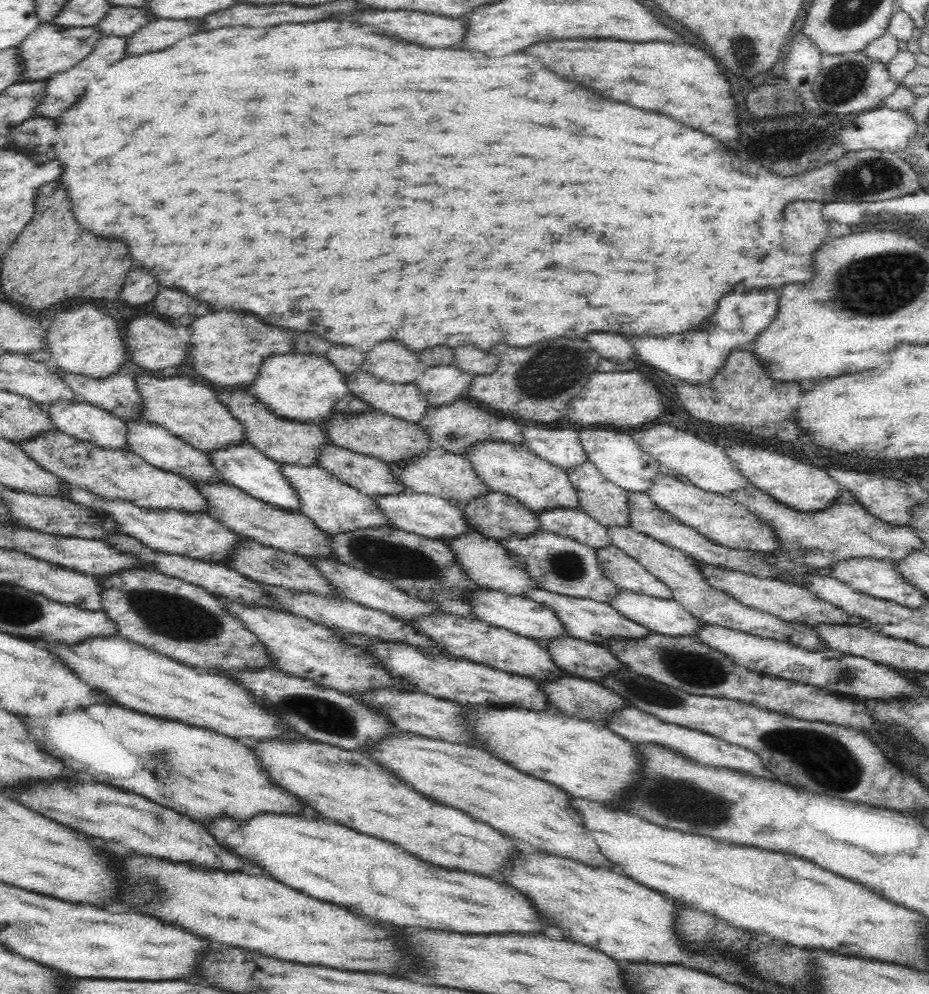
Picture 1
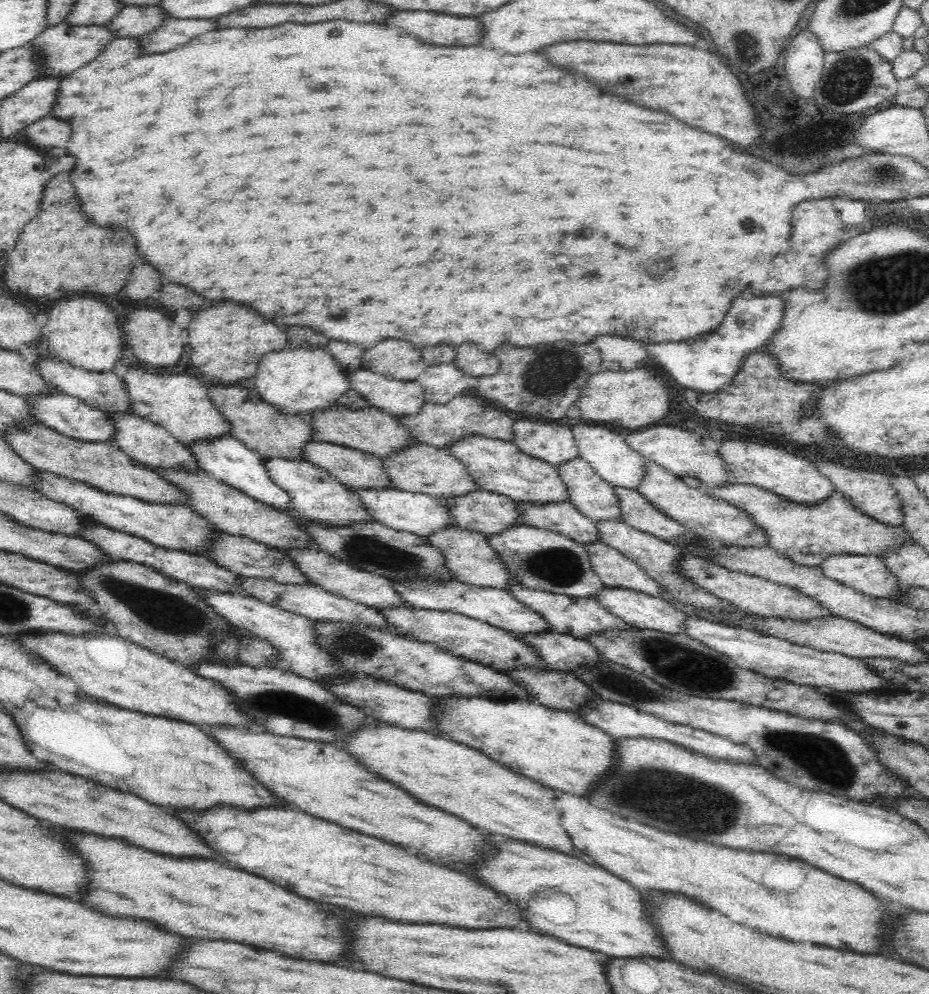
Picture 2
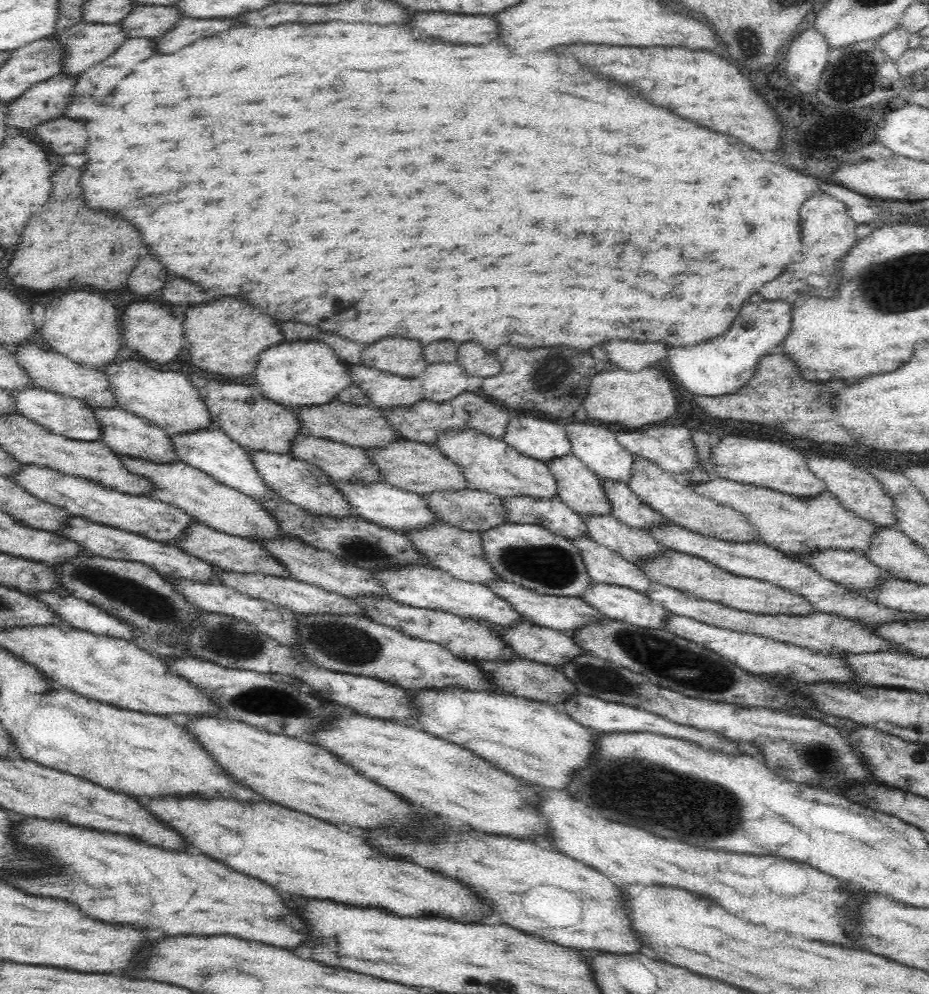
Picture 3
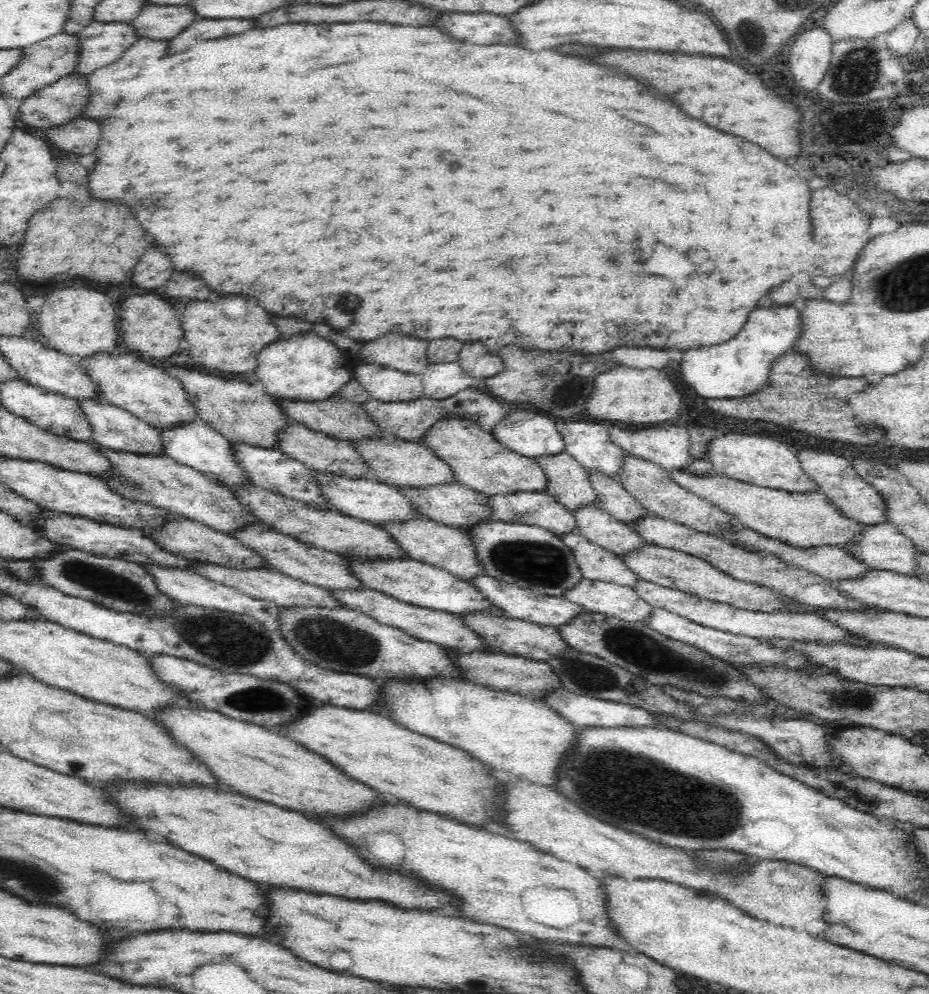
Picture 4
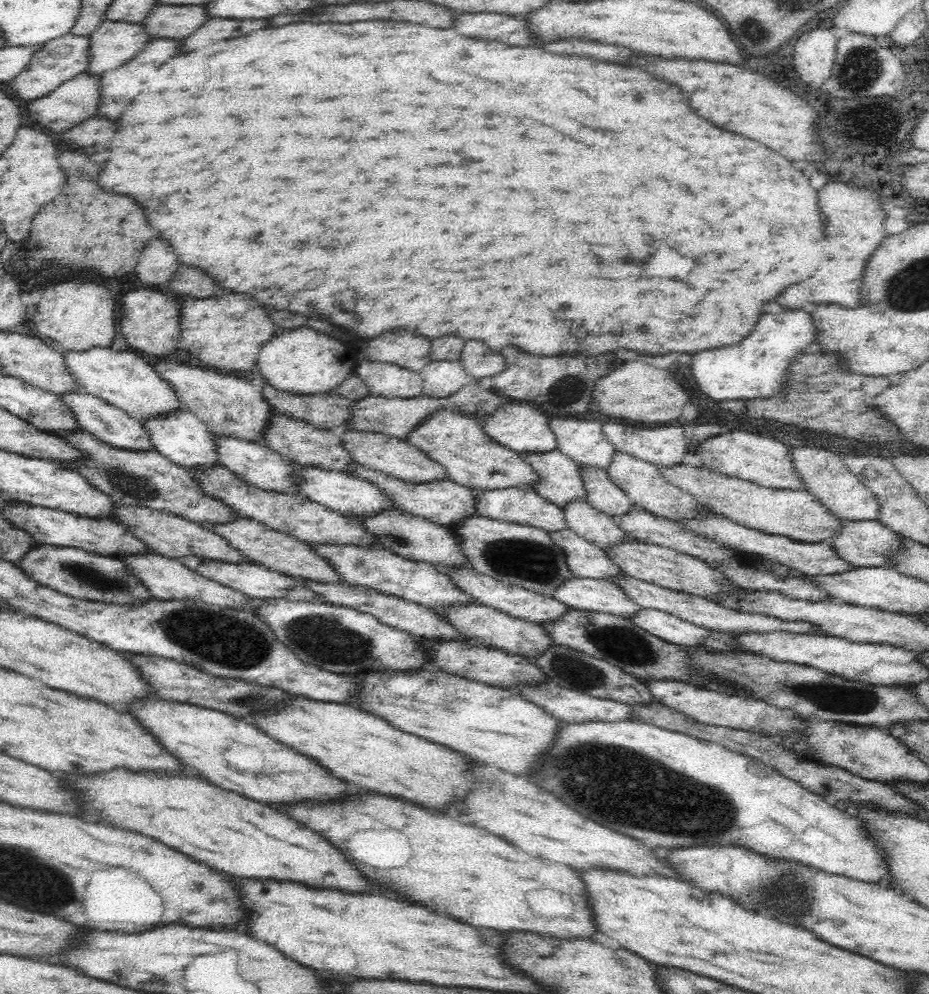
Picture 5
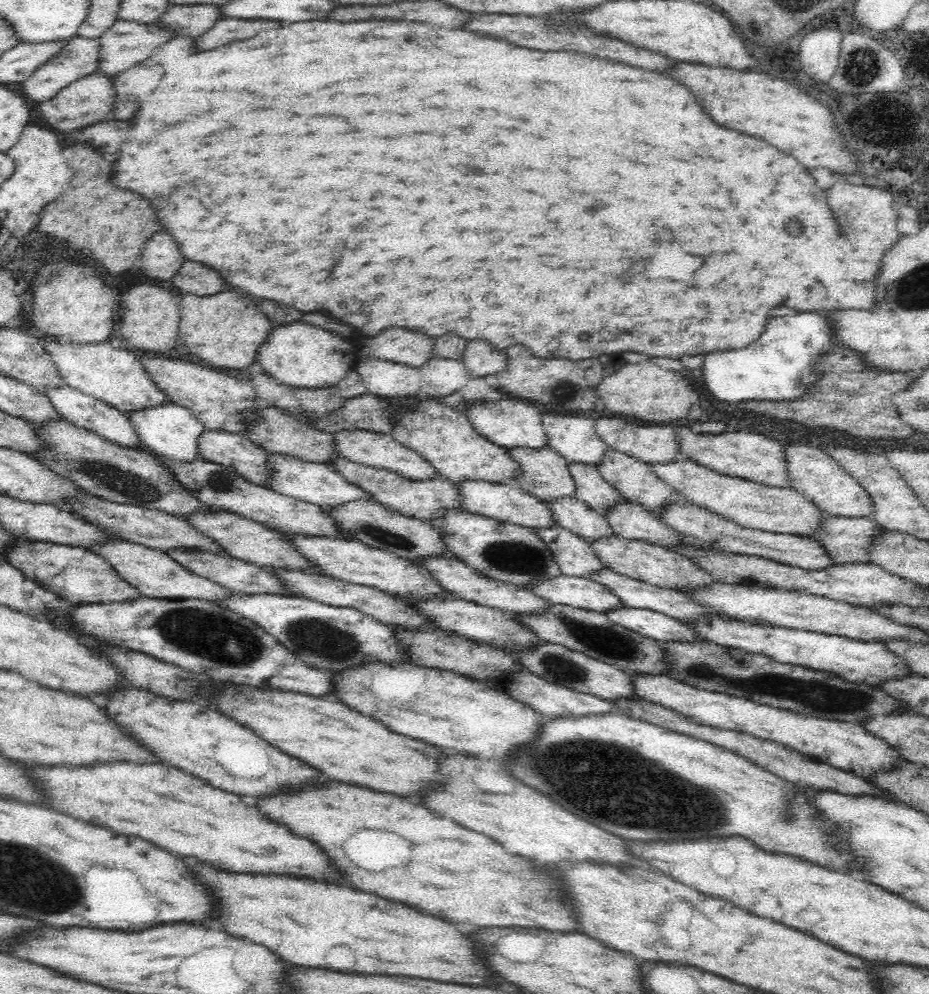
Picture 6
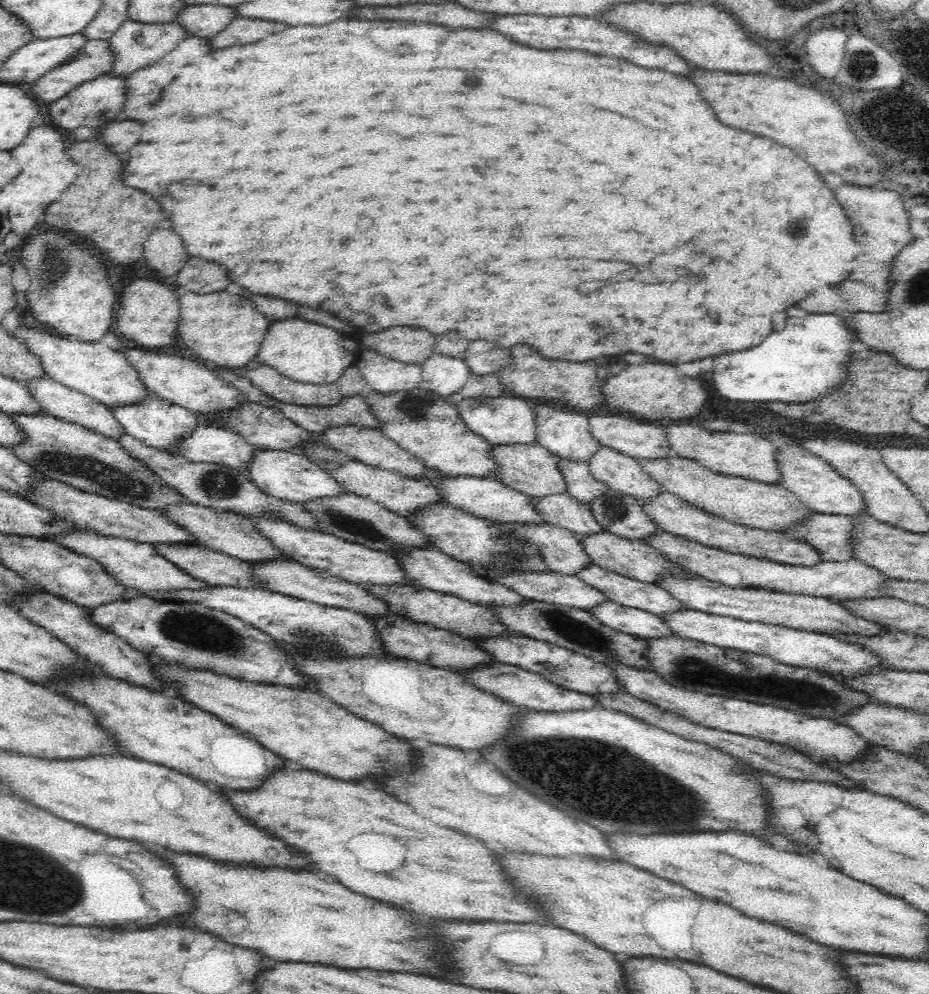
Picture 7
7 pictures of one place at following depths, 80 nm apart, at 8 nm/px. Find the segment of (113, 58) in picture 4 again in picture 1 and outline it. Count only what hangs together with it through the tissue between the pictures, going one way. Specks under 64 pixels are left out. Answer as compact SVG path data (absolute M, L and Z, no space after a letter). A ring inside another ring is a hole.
M43 23L19 44L24 80L46 80L82 62L94 50L95 44L104 37L96 26L68 28L52 23Z

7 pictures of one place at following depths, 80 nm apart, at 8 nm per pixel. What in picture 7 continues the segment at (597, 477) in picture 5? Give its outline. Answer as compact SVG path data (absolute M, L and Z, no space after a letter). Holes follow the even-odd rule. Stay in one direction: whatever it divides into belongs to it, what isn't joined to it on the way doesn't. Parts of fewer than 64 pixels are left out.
M557 458L556 466L566 483L566 494L579 500L581 503L590 503L598 498L602 492L608 492L609 488L602 483L595 481L588 471L586 461L572 461Z

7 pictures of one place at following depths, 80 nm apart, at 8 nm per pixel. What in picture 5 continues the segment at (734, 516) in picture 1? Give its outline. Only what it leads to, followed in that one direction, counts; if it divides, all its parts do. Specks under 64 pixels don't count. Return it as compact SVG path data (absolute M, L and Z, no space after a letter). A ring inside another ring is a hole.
M615 451L610 456L610 464L604 468L609 479L620 488L622 492L628 495L628 499L632 501L636 507L647 510L652 514L666 518L668 520L676 520L676 518L694 518L698 514L698 508L702 507L694 497L691 497L686 491L670 484L656 469L656 465L640 460L635 456Z

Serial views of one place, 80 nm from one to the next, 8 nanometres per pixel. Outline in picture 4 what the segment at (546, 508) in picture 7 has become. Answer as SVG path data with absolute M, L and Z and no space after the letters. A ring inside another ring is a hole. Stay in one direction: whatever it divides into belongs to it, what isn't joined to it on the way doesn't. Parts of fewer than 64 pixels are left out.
M596 505L578 506L572 510L572 517L576 521L576 532L615 555L647 544L627 523L616 520Z

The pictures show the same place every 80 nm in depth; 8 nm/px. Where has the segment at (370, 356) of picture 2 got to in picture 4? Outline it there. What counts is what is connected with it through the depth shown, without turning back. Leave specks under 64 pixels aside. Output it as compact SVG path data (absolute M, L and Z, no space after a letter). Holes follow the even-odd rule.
M386 334L374 342L362 344L358 358L363 363L379 363L398 371L419 375L430 364L426 358L426 348L426 340L408 338L402 334Z

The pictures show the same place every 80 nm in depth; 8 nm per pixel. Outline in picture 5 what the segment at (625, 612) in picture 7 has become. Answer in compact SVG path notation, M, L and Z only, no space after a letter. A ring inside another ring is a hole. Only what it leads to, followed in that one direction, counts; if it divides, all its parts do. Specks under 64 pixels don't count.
M639 609L632 616L624 616L624 619L628 619L635 627L656 636L657 639L681 647L707 646L718 652L730 648L743 650L734 643L734 639L728 633L694 626L659 610Z

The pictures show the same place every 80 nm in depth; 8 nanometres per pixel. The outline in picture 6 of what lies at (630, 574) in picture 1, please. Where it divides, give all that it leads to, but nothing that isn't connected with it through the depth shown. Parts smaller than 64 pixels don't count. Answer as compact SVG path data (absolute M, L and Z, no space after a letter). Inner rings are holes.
M552 526L552 528L534 528L534 533L540 537L542 543L552 552L554 563L558 565L560 574L574 577L590 577L592 572L598 572L600 568L603 568L600 559L590 549L590 544L577 534L558 526Z

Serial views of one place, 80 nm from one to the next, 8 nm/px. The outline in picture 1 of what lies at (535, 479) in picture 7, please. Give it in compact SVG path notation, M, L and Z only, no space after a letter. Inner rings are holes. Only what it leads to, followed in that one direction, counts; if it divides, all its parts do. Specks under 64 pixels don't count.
M586 459L576 468L568 468L566 475L578 495L578 507L602 526L629 526L626 491L604 478L594 463Z

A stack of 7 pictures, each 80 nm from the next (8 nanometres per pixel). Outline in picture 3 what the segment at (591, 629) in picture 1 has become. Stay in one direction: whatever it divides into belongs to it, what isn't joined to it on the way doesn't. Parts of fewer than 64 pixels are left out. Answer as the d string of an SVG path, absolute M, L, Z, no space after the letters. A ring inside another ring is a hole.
M500 578L492 581L487 581L484 585L494 593L494 595L506 601L510 608L514 609L518 615L526 618L526 620L534 625L551 628L552 630L565 632L569 637L572 636L574 628L580 628L582 624L594 622L598 620L602 614L596 611L580 597L570 596L550 596L542 593L534 592L529 588L524 588L513 584L512 582L505 582Z

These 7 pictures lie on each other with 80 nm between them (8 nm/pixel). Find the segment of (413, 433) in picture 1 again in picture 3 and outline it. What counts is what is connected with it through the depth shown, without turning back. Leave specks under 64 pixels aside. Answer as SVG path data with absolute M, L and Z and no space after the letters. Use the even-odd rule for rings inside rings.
M334 398L326 404L314 404L314 406L298 406L292 409L294 415L300 422L302 432L310 433L314 437L321 437L327 440L337 441L354 447L361 447L364 450L385 448L397 437L395 431L388 425L388 421L382 417L378 407L358 406L345 404Z

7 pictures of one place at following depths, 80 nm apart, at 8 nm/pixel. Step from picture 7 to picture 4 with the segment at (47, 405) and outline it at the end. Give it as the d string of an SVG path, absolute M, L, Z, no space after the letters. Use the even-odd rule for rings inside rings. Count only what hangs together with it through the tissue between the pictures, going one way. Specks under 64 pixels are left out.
M76 398L86 421L92 432L91 440L104 448L110 448L120 452L132 452L134 454L152 454L160 456L165 454L162 446L159 429L142 422L123 408L108 404L99 398Z

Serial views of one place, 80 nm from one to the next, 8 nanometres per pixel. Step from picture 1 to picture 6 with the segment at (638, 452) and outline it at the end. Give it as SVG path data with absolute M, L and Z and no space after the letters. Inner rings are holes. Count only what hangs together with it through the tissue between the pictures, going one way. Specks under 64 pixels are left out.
M542 412L540 423L547 437L547 448L572 463L600 462L607 447L595 432L594 419Z

